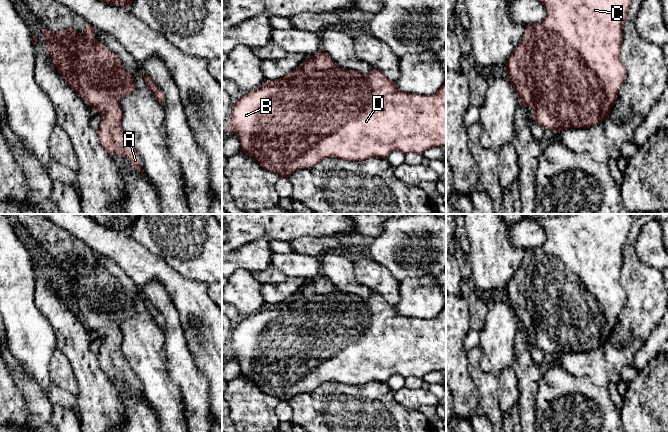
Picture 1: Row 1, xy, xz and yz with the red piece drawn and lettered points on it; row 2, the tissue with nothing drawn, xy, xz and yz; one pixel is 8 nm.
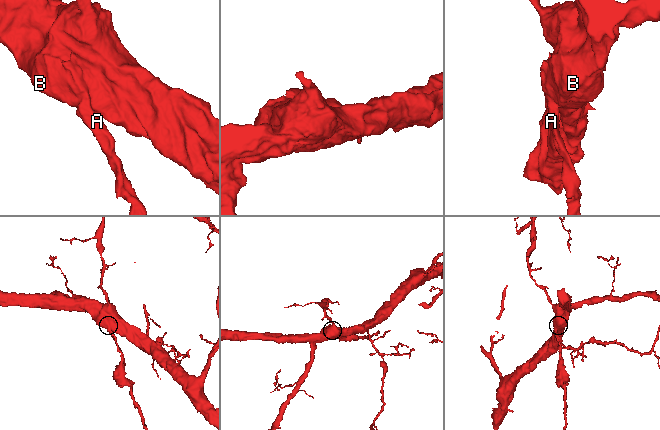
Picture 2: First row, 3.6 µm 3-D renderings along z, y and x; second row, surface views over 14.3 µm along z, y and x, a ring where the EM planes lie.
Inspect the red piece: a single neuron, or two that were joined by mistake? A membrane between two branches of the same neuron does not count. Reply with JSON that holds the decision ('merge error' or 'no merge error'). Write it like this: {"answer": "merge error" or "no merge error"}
{"answer": "merge error"}

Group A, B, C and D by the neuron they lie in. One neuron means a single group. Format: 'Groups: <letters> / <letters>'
Groups: A / B C D

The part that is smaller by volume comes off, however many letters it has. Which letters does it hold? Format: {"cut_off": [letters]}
{"cut_off": ["A"]}

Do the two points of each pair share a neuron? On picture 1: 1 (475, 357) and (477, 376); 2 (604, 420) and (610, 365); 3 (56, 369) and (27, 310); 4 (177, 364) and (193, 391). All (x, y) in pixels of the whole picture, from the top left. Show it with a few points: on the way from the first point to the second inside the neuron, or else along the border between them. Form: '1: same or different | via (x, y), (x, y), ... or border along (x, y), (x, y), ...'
1: same | via (475, 362), (476, 371)
2: different | border along (585, 376), (595, 384), (606, 388)
3: different | border along (56, 350), (49, 363), (49, 375), (53, 382)
4: same | via (182, 371), (193, 384)

